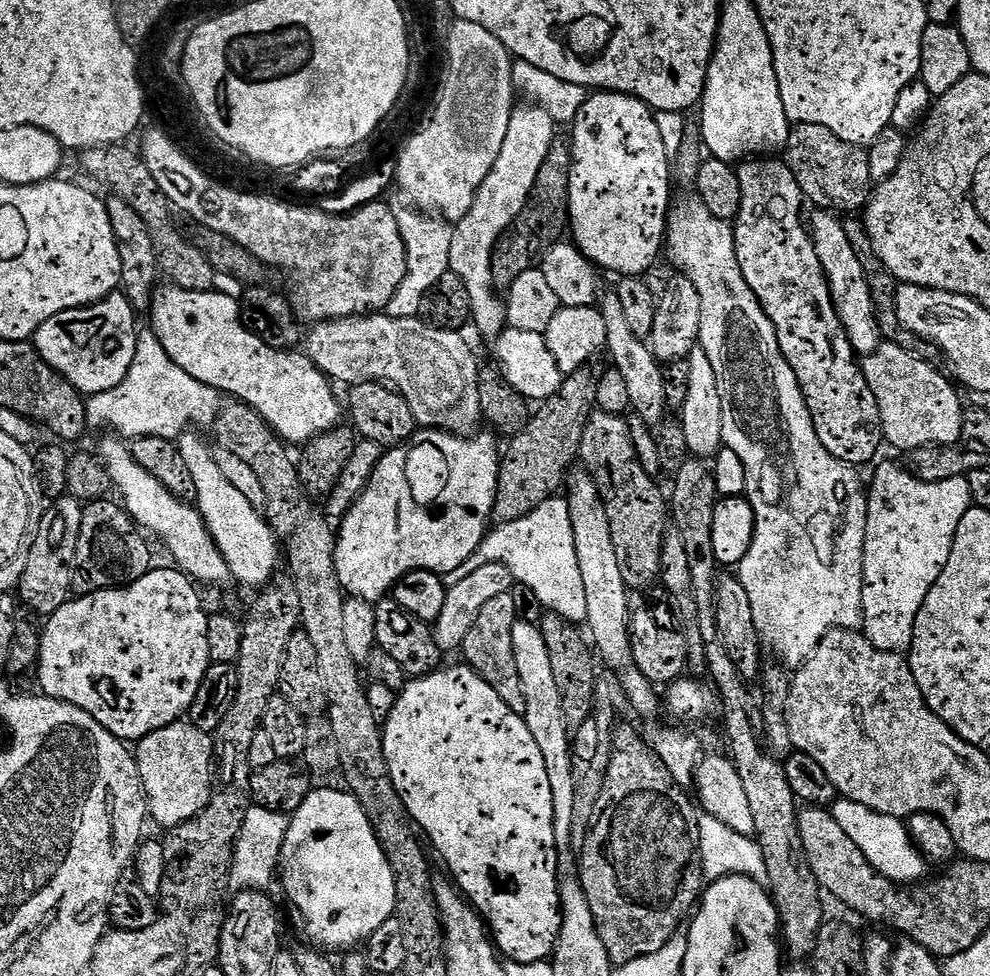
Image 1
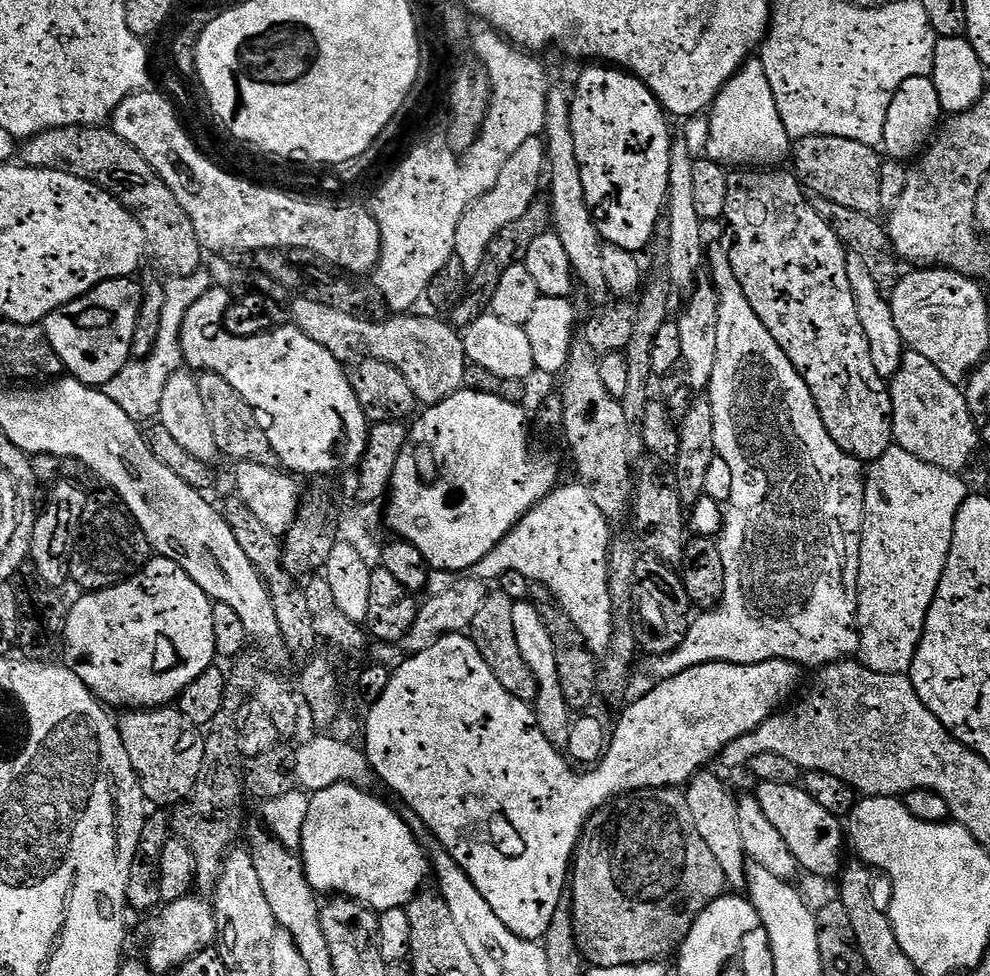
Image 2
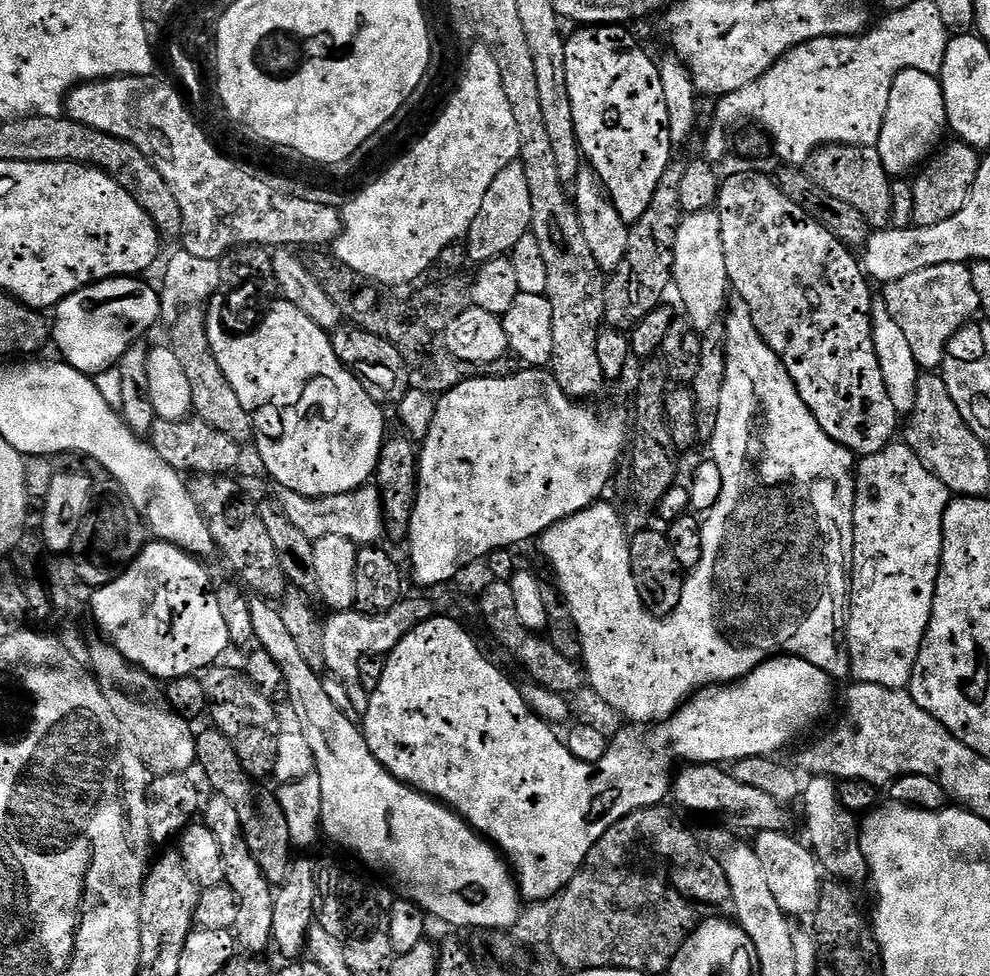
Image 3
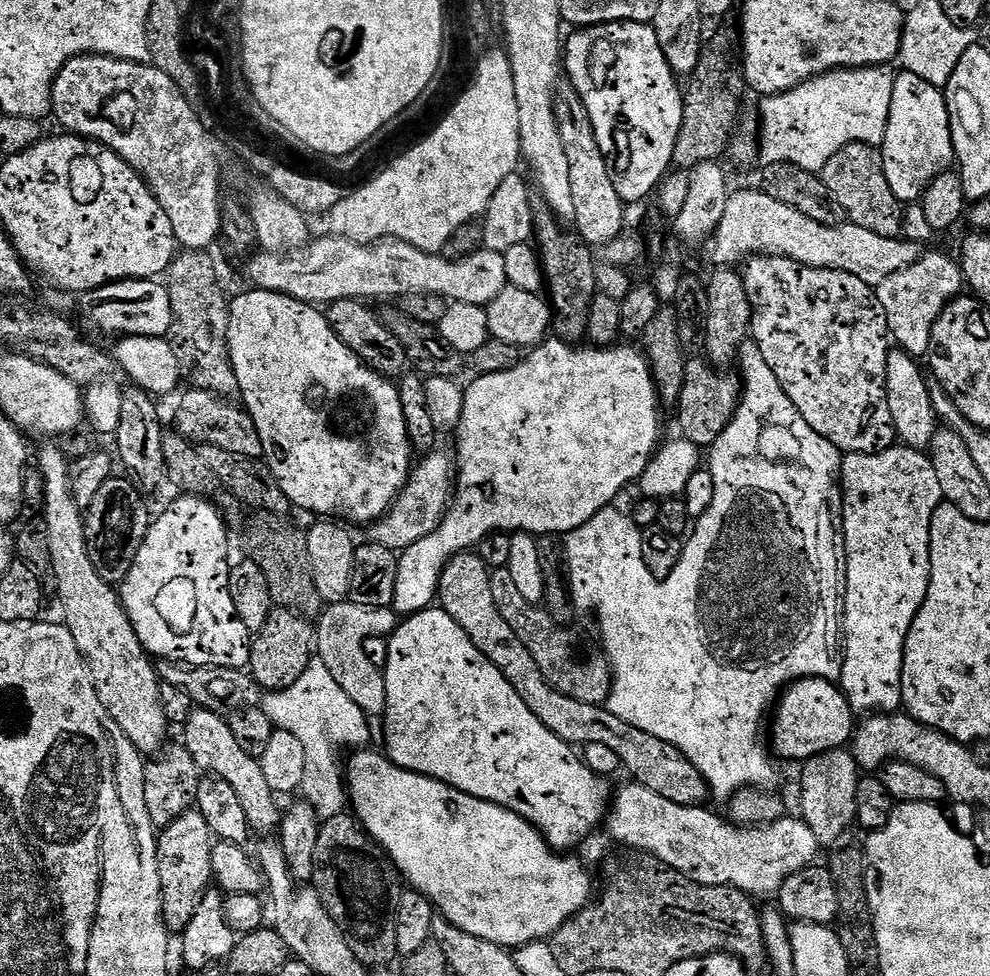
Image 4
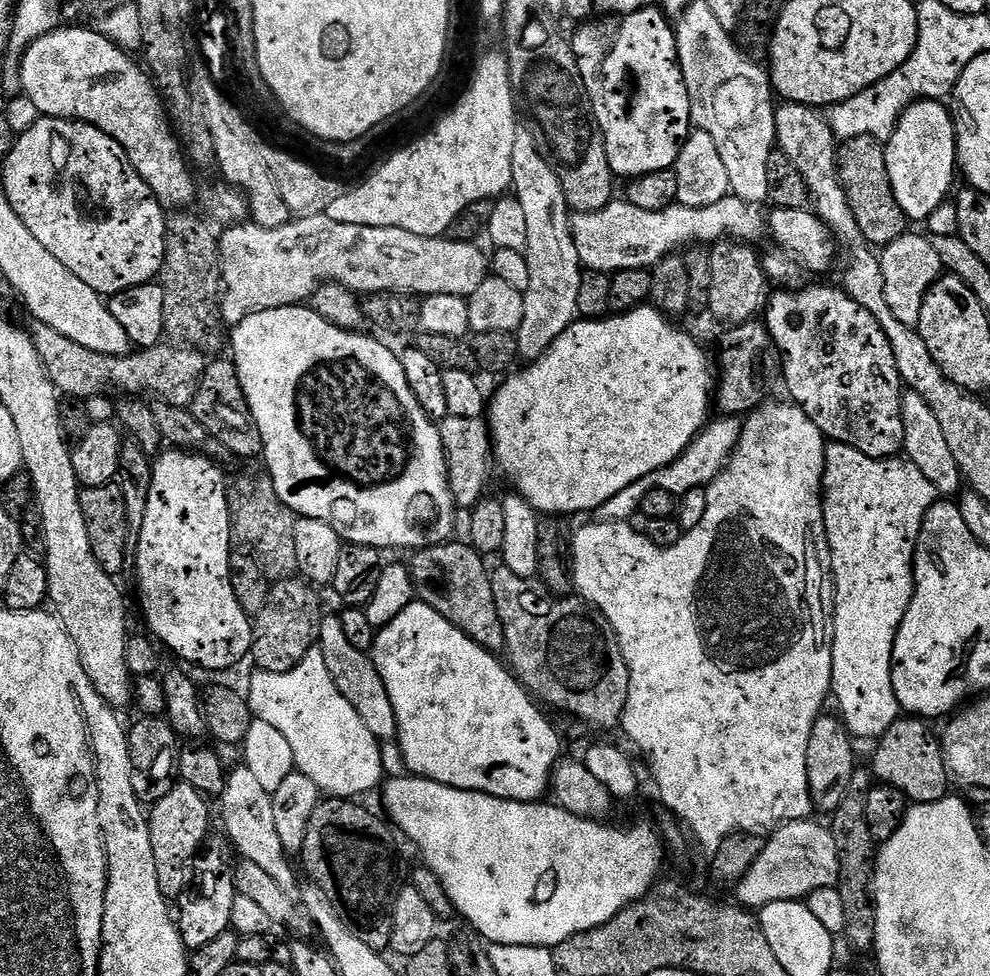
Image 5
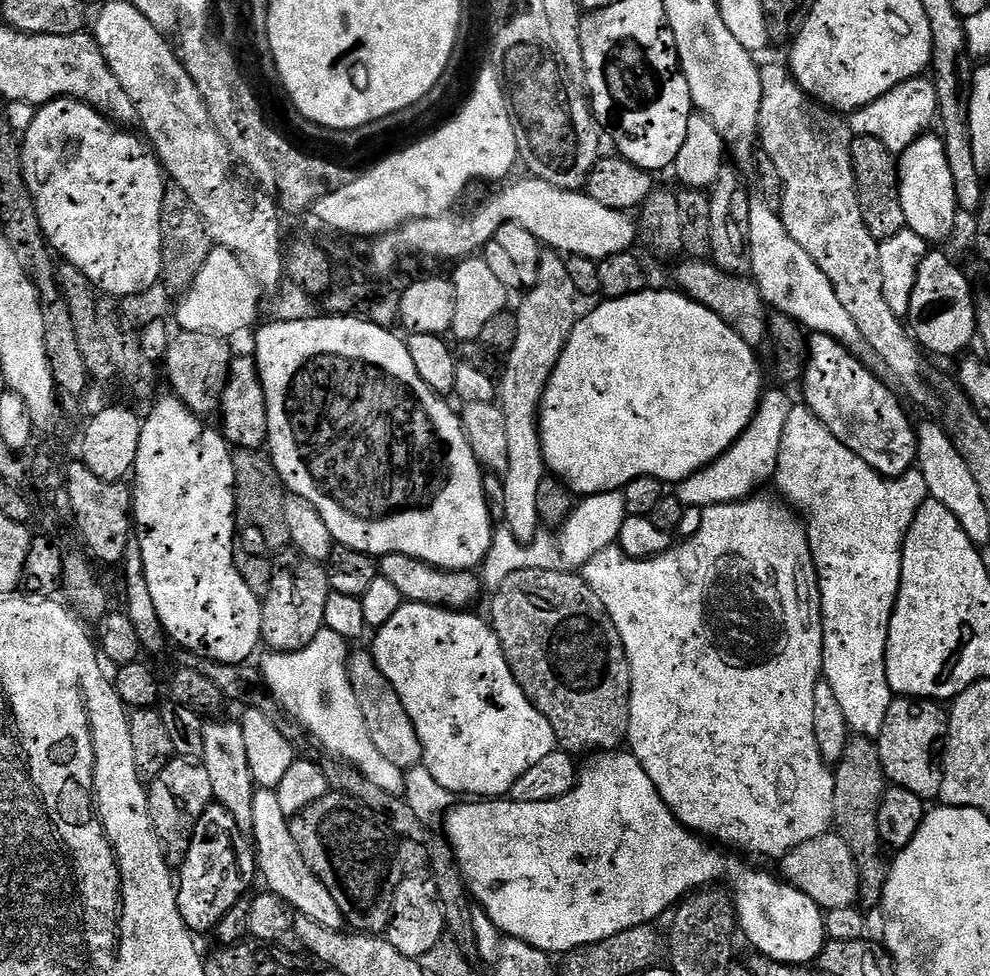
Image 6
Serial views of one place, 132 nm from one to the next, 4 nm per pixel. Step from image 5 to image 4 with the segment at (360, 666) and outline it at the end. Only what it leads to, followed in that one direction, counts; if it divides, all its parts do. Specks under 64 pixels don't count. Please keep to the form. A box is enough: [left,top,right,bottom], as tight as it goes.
[314,599,398,704]

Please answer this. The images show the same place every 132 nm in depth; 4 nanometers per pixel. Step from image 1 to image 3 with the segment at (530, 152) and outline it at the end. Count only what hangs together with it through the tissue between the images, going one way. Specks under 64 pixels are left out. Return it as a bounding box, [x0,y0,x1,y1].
[466,162,531,266]

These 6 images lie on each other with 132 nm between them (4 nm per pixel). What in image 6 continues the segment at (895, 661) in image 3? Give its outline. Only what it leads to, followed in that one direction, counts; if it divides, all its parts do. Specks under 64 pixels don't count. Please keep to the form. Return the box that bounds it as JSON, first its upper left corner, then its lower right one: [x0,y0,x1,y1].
[774,406,929,737]

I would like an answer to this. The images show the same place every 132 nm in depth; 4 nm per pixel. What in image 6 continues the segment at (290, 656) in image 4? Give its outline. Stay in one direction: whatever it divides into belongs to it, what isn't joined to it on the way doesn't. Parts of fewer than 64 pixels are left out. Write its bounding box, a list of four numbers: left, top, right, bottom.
[261,550,328,652]

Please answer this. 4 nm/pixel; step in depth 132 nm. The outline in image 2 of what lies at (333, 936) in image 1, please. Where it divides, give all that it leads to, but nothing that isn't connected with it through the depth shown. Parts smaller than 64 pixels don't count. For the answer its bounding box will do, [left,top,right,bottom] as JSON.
[298,784,430,914]

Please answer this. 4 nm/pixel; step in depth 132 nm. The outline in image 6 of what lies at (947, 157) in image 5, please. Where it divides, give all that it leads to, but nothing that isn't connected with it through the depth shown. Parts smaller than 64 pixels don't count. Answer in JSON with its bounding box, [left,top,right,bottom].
[899,135,958,242]

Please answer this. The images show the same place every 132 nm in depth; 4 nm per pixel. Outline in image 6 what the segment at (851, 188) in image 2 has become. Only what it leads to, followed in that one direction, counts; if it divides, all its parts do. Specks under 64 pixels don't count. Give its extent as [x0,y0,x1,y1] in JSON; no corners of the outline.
[852,136,908,242]

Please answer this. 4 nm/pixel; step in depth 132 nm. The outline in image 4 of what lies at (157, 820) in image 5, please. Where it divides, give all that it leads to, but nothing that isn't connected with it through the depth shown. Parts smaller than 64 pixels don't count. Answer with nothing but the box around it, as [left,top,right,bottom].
[156,810,214,933]

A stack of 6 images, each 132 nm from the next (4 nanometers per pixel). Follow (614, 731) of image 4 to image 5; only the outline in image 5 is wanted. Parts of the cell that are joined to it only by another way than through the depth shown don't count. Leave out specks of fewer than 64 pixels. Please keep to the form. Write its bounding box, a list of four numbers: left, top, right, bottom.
[407,542,505,654]

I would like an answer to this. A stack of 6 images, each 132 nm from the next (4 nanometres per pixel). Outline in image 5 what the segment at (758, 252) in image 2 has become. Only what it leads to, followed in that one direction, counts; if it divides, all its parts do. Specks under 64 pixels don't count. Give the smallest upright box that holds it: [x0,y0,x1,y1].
[766,287,904,460]

